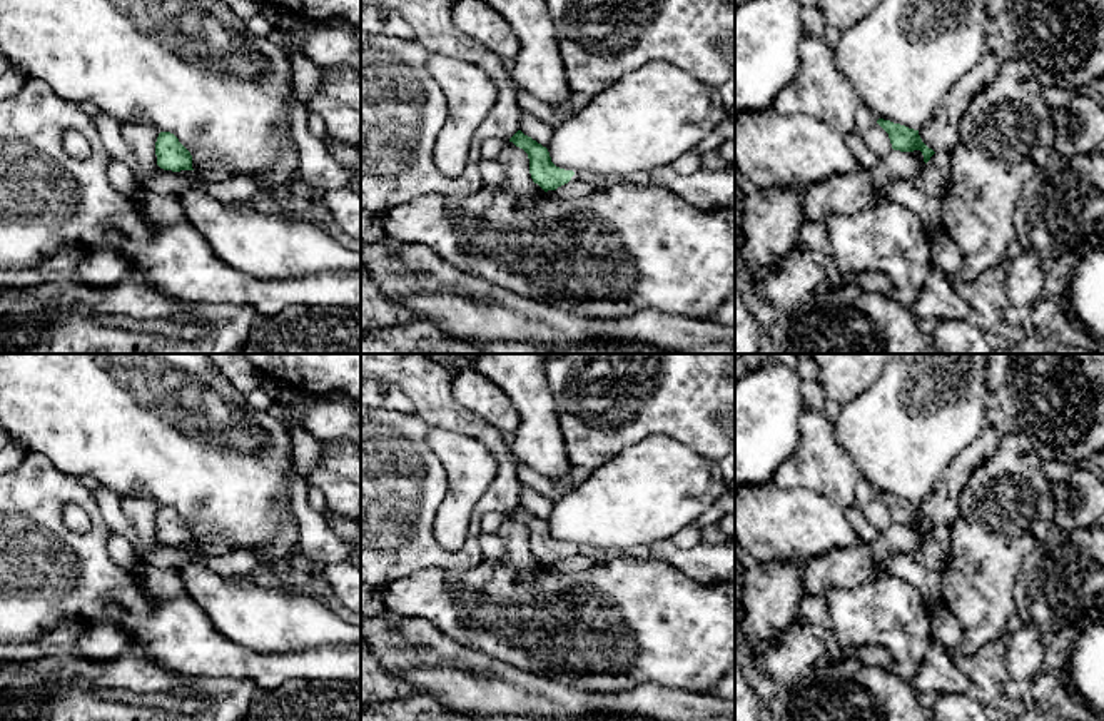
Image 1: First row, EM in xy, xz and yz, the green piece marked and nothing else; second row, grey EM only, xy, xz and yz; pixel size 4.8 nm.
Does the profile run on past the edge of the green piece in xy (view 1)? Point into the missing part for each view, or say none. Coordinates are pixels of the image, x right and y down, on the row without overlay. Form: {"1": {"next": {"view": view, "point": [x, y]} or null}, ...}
{"1": {"next": null}}

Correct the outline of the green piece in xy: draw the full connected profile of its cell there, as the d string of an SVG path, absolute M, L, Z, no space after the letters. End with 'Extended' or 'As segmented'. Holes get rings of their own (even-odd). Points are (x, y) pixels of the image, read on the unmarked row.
M160 506L155 516L157 539L164 544L194 544L190 526L170 506Z. As segmented

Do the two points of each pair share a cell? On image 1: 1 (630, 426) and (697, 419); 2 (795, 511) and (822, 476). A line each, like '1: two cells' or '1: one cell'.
1: one cell
2: two cells

